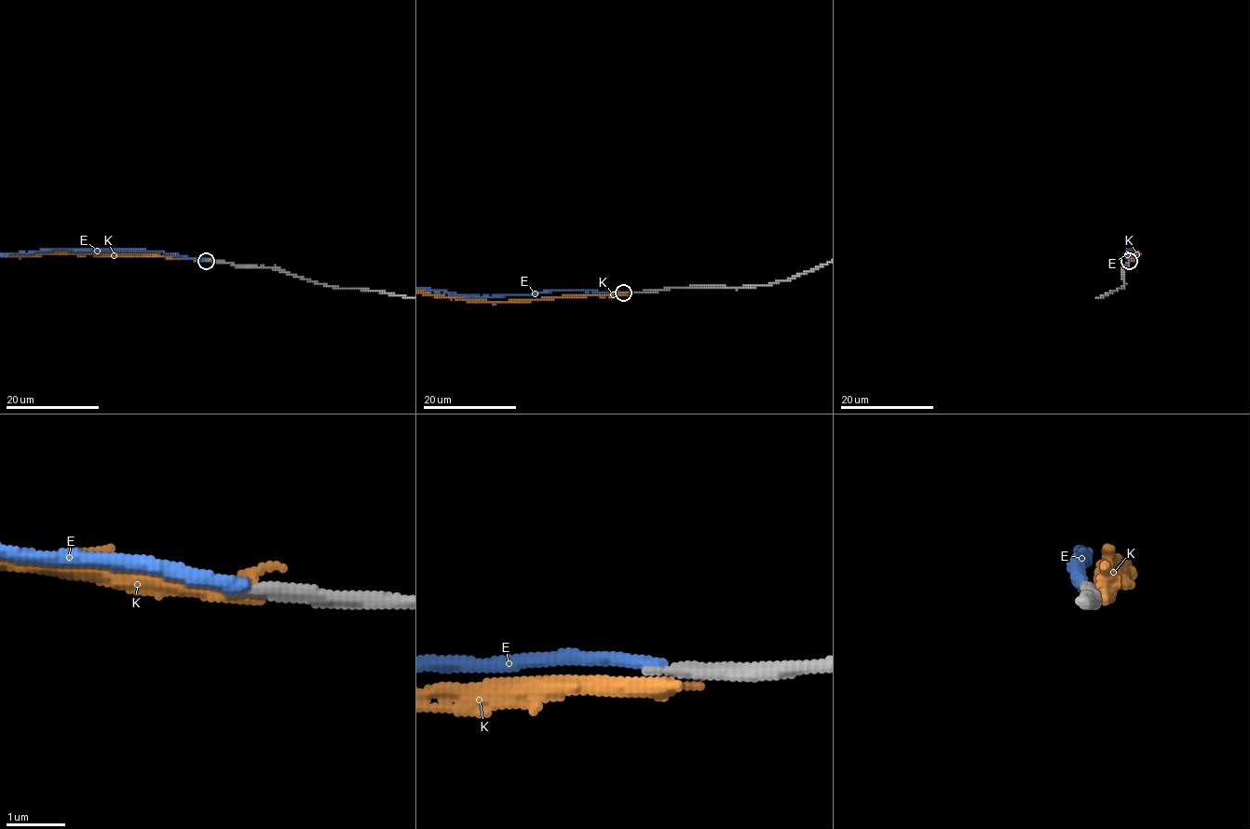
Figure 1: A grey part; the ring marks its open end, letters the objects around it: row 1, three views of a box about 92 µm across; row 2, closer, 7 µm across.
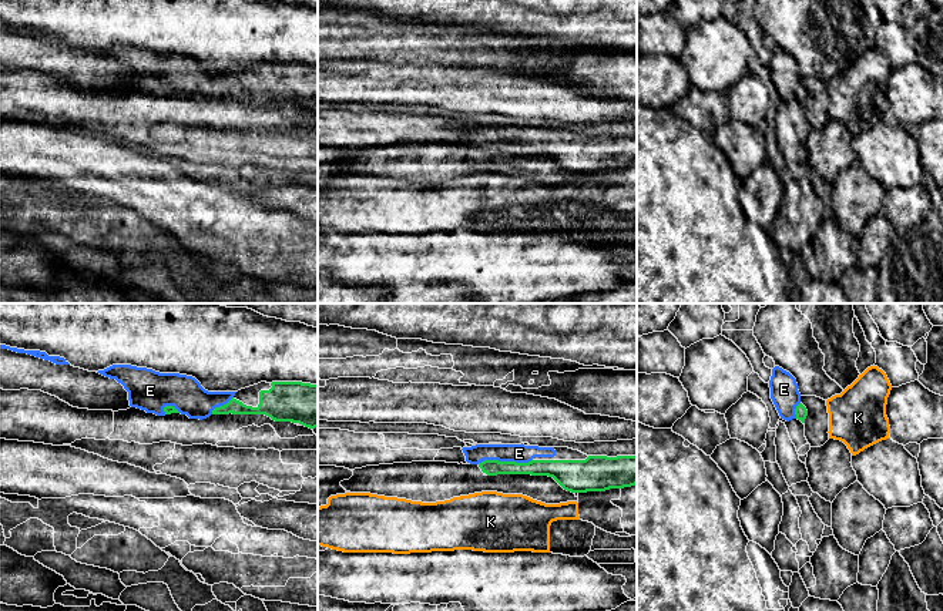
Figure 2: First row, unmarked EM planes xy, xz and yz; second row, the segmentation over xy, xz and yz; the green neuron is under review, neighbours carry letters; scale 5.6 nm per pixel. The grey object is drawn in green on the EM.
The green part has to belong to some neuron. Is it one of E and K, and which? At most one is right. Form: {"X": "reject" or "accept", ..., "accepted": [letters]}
{"E": "accept", "K": "reject", "accepted": ["E"]}

